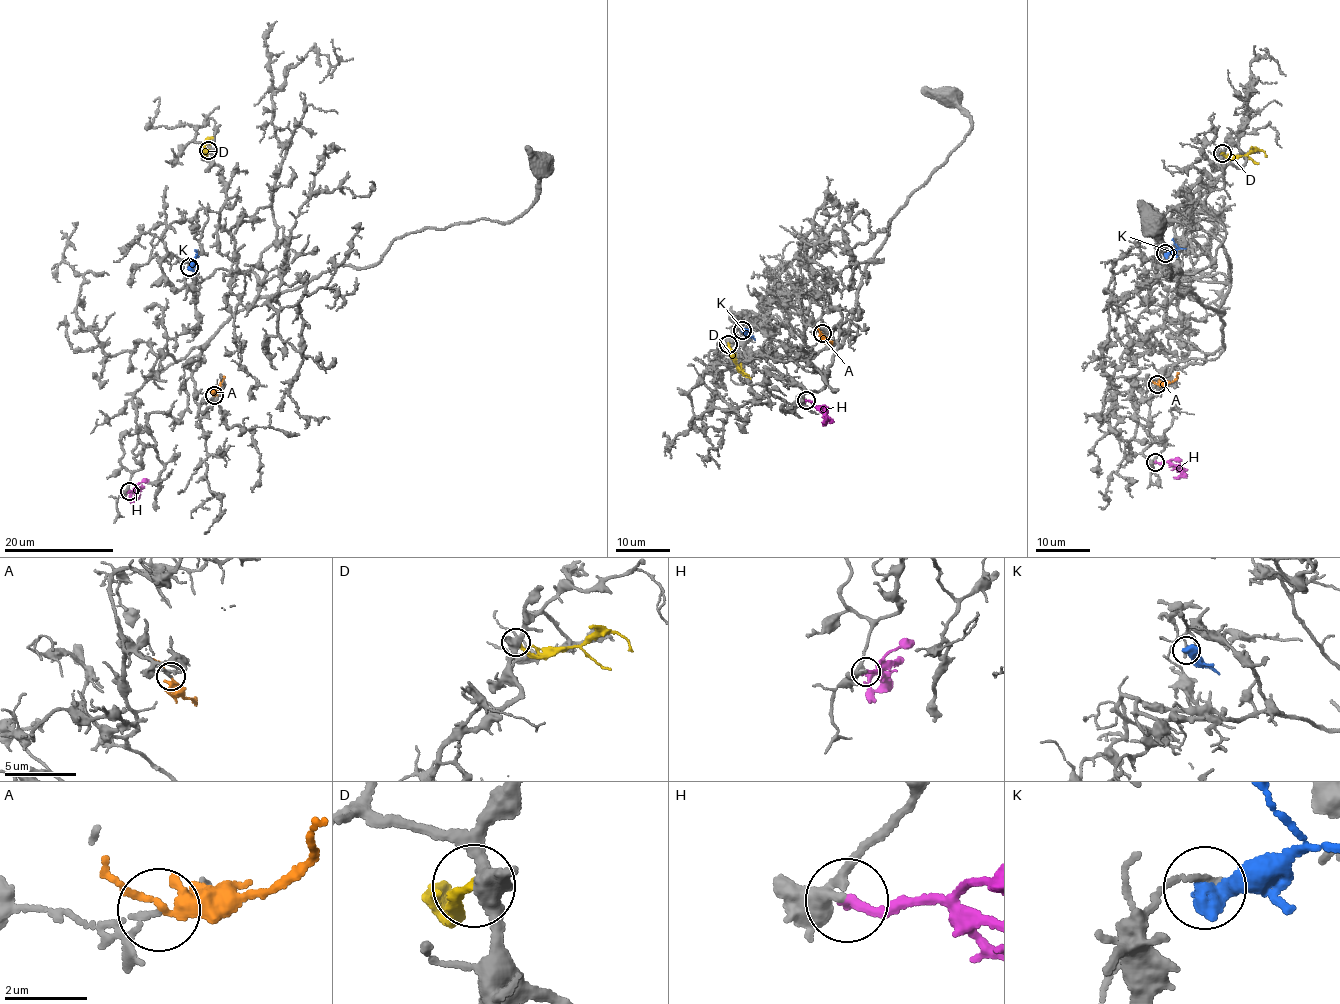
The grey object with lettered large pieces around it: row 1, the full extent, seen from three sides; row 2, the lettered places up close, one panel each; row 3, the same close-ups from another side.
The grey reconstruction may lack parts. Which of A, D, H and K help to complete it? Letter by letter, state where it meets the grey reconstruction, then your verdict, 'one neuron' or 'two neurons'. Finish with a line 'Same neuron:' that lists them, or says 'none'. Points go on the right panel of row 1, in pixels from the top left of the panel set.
A: contact (1157, 384); two neurons
D: contact (1222, 153); two neurons
H: contact (1155, 462); two neurons
K: contact (1165, 253); two neurons
Same neuron: none

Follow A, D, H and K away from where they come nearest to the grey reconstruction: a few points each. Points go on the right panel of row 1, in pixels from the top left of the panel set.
A: (1157, 385), (1169, 382), (1179, 372)
D: (1222, 153), (1246, 155), (1260, 150), (1266, 156)
H: (1155, 462), (1168, 462), (1181, 475), (1173, 477)
K: (1165, 253), (1177, 247), (1173, 238)

